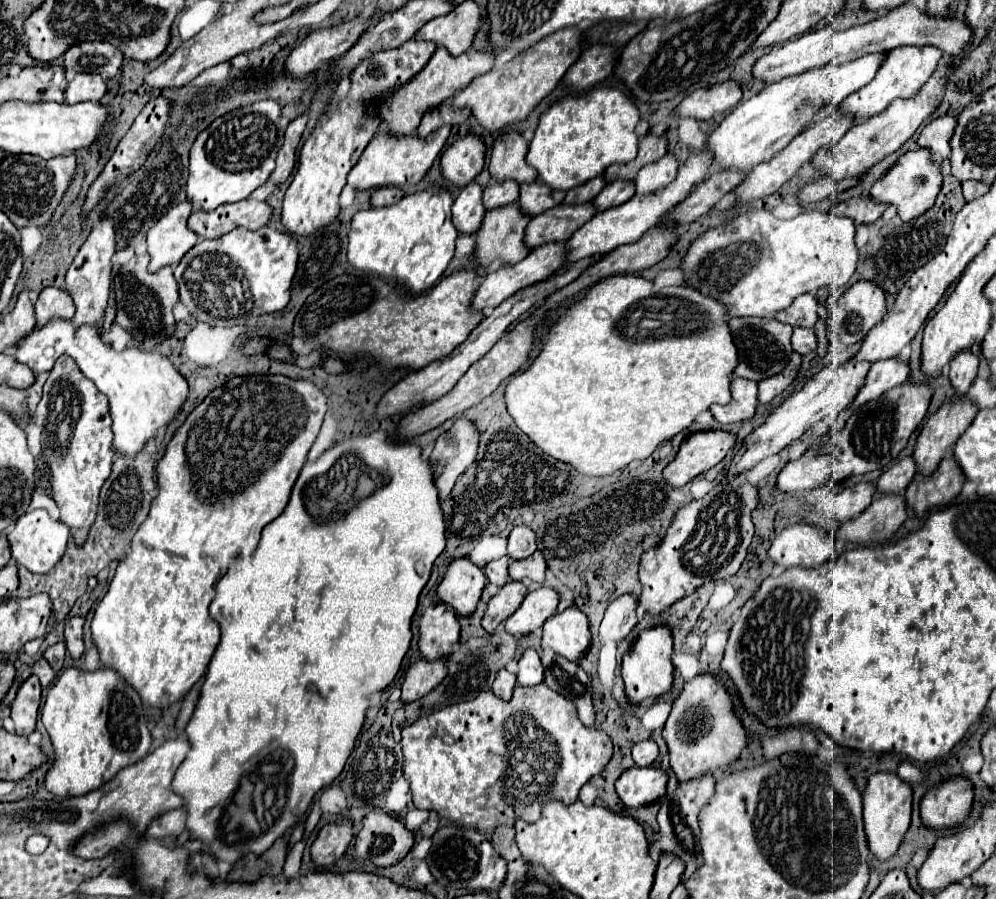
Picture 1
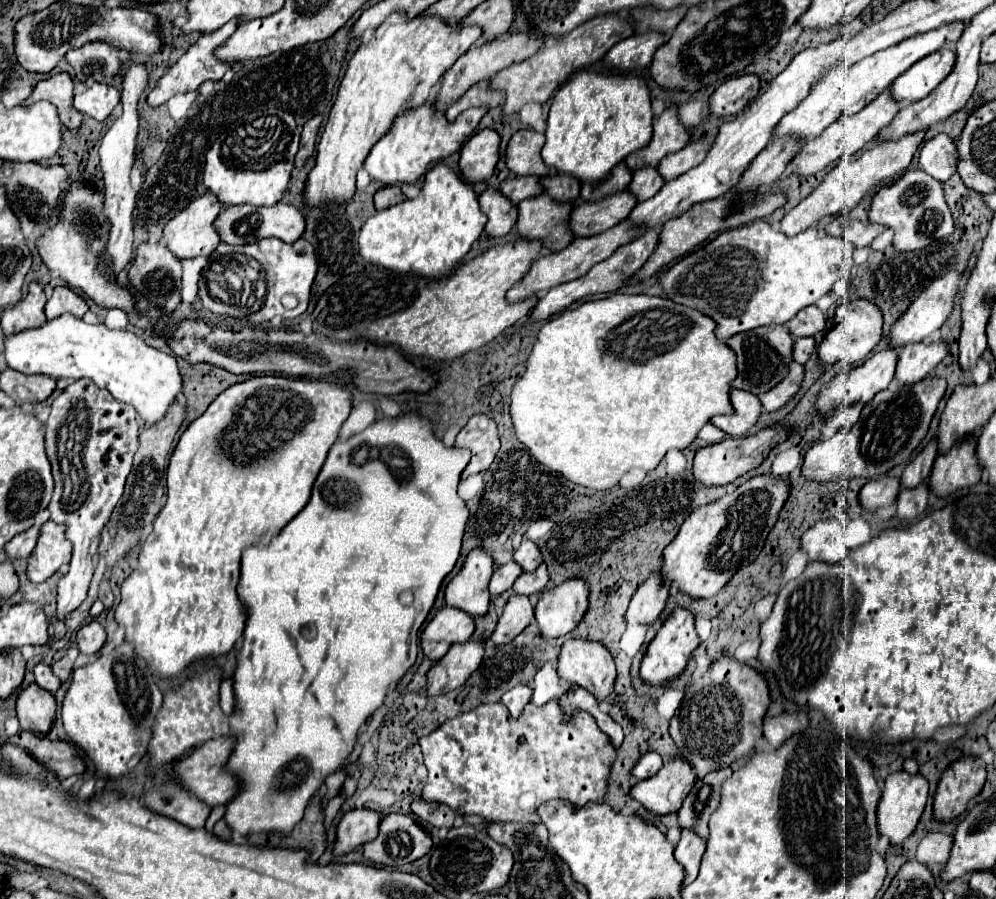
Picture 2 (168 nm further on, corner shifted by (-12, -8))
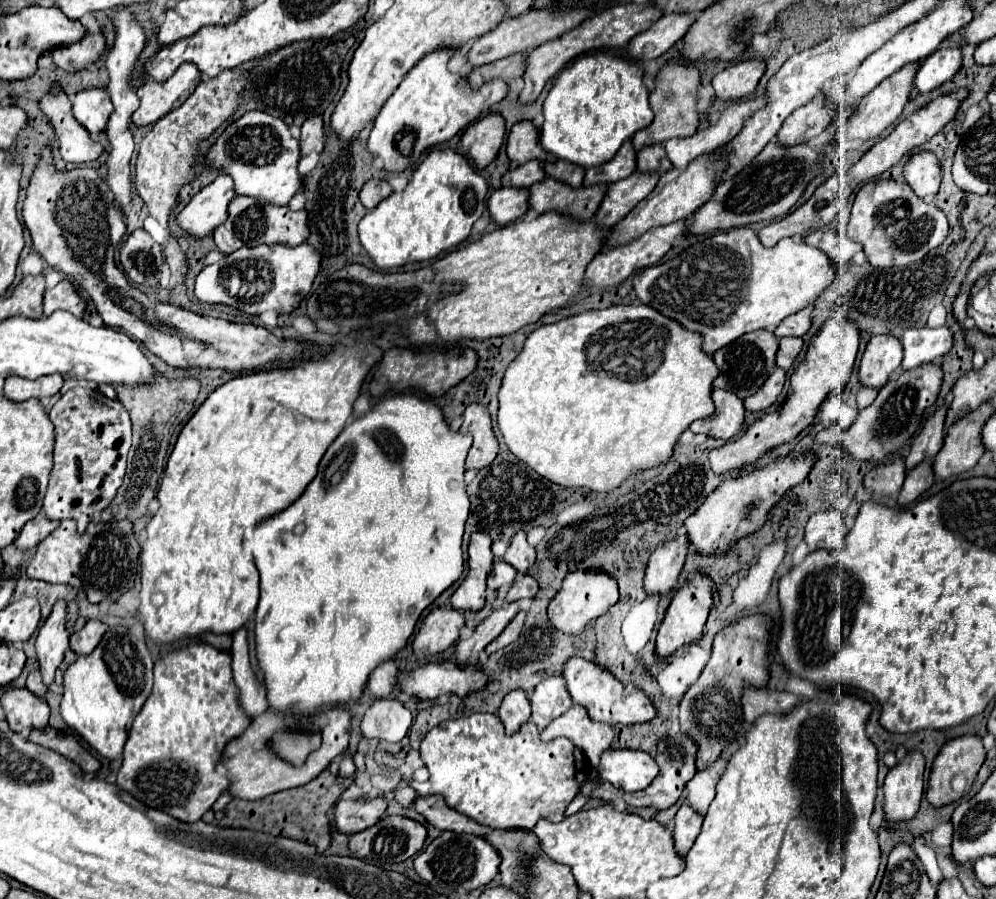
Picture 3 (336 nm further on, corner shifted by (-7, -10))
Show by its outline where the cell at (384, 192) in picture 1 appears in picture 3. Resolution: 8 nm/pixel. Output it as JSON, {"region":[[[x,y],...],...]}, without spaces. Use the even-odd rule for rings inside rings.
{"region":[[[373,178],[373,180],[369,180],[369,182],[363,186],[359,198],[361,198],[361,202],[363,202],[363,206],[365,206],[367,210],[373,210],[379,202],[383,202],[383,200],[385,200],[387,196],[391,196],[391,194],[393,194],[393,190],[391,190],[391,186],[389,186],[387,180]]]}

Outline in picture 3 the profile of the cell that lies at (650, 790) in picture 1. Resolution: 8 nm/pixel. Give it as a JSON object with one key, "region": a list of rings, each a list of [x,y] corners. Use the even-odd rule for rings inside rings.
{"region":[[[673,730],[669,736],[665,736],[659,744],[657,744],[657,756],[655,756],[655,760],[657,760],[657,764],[659,764],[659,774],[657,774],[657,778],[645,788],[645,790],[641,790],[641,792],[633,792],[633,794],[627,794],[627,792],[623,792],[621,788],[615,788],[613,784],[607,784],[607,782],[603,782],[601,786],[597,786],[597,788],[593,788],[591,784],[585,784],[583,788],[581,788],[581,792],[583,794],[591,794],[591,798],[601,798],[601,800],[605,800],[605,802],[613,802],[613,800],[617,800],[617,798],[621,798],[621,800],[625,800],[629,806],[655,806],[657,810],[667,810],[667,808],[671,808],[677,800],[679,800],[679,796],[681,796],[681,792],[683,792],[683,788],[685,788],[685,784],[695,776],[695,752],[697,752],[697,746],[693,744],[693,740],[689,738],[689,736],[685,736],[683,732],[679,732],[679,730]]]}

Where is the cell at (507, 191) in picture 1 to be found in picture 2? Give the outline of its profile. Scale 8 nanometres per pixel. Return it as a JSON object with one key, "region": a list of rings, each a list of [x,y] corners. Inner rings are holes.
{"region":[[[512,176],[512,178],[506,178],[500,184],[500,190],[506,194],[506,198],[510,198],[516,204],[522,202],[524,198],[530,198],[530,196],[536,196],[536,194],[544,192],[538,176]]]}

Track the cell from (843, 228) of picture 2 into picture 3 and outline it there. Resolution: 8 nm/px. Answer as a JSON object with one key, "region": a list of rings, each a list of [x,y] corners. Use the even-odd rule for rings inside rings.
{"region":[[[829,228],[815,230],[815,232],[807,234],[803,240],[807,244],[813,244],[819,250],[823,250],[833,260],[833,264],[845,264],[857,252],[863,250],[863,246],[859,242],[853,242],[847,236],[841,236],[837,230],[829,230]]]}

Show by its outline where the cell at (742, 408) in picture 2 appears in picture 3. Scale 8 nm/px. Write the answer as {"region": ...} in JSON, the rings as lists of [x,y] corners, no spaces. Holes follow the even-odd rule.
{"region":[[[713,390],[715,416],[695,420],[689,428],[699,434],[707,434],[721,440],[731,440],[743,430],[745,424],[745,404],[739,396],[727,390]]]}

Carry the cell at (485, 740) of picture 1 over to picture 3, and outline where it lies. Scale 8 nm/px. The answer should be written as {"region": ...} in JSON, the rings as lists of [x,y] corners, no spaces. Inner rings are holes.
{"region":[[[471,714],[469,718],[447,720],[447,722],[443,722],[443,724],[435,726],[431,732],[427,732],[427,736],[425,736],[423,742],[421,742],[421,758],[423,758],[423,762],[425,762],[425,766],[427,766],[427,770],[429,770],[431,776],[429,776],[429,780],[427,780],[425,784],[415,784],[415,790],[417,790],[419,796],[437,796],[437,794],[443,796],[443,800],[447,802],[449,808],[453,808],[453,810],[457,810],[457,812],[461,812],[461,814],[465,814],[465,816],[477,820],[479,824],[489,826],[489,828],[527,828],[527,830],[531,830],[531,828],[535,826],[535,822],[537,822],[541,816],[547,818],[547,820],[561,822],[561,820],[565,818],[567,806],[573,802],[573,798],[577,796],[581,784],[585,782],[585,778],[587,778],[587,774],[589,774],[589,762],[587,762],[587,758],[579,752],[579,748],[575,748],[575,744],[571,744],[571,742],[561,742],[561,740],[543,742],[541,736],[539,736],[539,732],[541,732],[541,730],[537,728],[537,724],[535,724],[533,720],[527,720],[515,734],[507,736],[507,734],[505,734],[505,728],[503,728],[503,722],[499,720],[497,714]]]}

